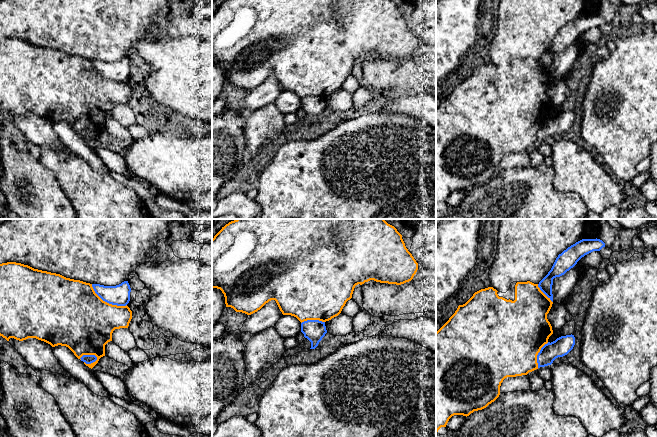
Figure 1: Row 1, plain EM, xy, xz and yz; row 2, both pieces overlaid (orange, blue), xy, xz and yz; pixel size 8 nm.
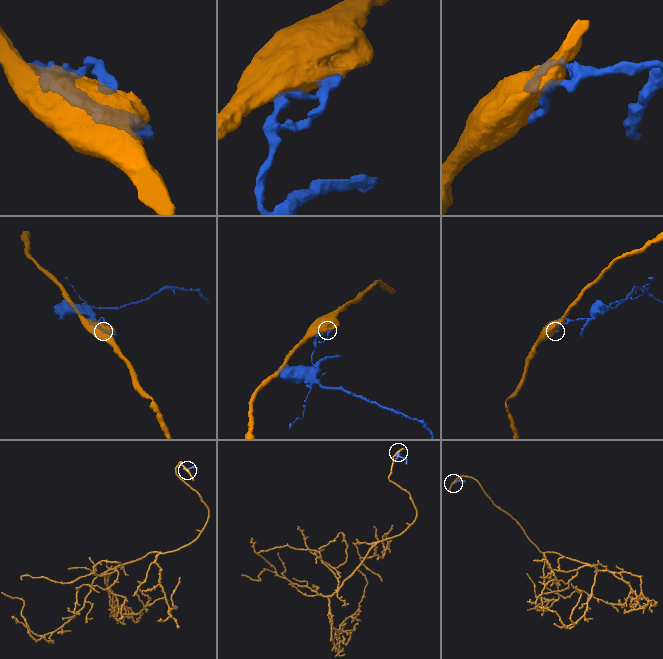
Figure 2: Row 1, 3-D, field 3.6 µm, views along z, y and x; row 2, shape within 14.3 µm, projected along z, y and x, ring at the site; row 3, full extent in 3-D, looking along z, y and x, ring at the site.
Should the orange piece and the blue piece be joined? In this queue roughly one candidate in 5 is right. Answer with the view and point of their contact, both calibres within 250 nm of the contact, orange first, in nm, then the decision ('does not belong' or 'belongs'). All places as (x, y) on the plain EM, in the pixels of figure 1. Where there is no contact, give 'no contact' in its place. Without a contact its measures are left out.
meets orange in xy at (106, 78); 480 nm thick on the orange side, 170 nm on the other; does not belong

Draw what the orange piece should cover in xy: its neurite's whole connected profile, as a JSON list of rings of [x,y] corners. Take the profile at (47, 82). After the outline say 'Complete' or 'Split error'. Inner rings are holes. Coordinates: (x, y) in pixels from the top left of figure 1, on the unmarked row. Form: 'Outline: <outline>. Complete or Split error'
Outline: [[[7,38],[0,40],[0,112],[9,117],[10,114],[14,114],[19,117],[26,116],[28,114],[36,114],[50,120],[52,123],[61,121],[68,123],[74,131],[80,135],[83,131],[95,131],[97,136],[91,140],[84,140],[89,144],[93,144],[99,137],[99,135],[105,132],[105,121],[112,117],[112,109],[115,105],[128,104],[132,95],[132,87],[126,82],[117,82],[109,80],[103,77],[94,67],[92,60],[86,59],[80,56],[74,56],[66,54],[60,50],[51,49],[34,45],[28,41],[24,41],[16,38]]]. Complete

